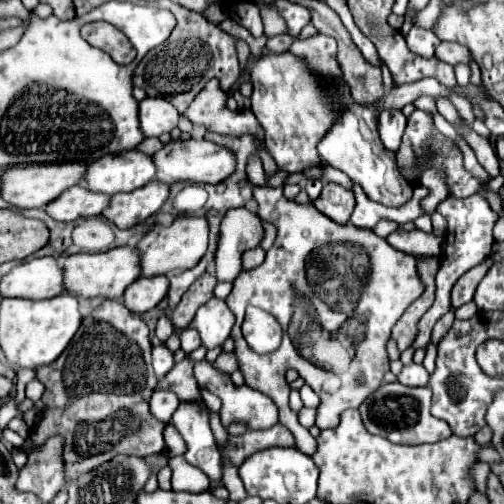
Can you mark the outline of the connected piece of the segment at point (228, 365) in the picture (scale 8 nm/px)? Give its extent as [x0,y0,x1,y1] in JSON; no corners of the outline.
[215,352,237,374]

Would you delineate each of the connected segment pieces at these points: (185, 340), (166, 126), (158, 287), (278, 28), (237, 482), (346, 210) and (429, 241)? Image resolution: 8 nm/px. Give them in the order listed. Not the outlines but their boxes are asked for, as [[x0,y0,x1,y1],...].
[[181,330,201,354],[139,98,179,136],[123,276,169,314],[261,4,287,38],[223,458,247,502],[313,184,353,224],[387,230,443,256]]

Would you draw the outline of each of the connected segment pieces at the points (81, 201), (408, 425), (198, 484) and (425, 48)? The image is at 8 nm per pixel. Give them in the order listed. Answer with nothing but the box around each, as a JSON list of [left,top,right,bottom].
[[45,184,109,222],[359,382,451,444],[169,456,209,492],[405,26,441,58]]

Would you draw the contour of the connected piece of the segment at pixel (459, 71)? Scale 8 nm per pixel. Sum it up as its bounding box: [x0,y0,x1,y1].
[455,64,471,88]

